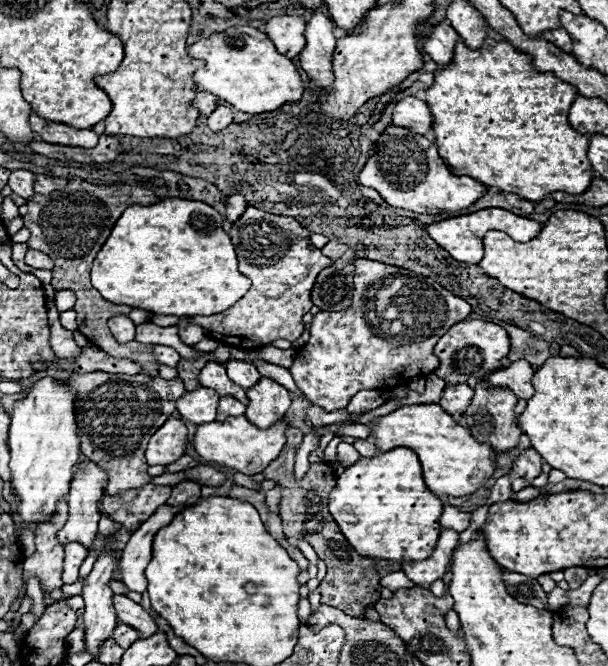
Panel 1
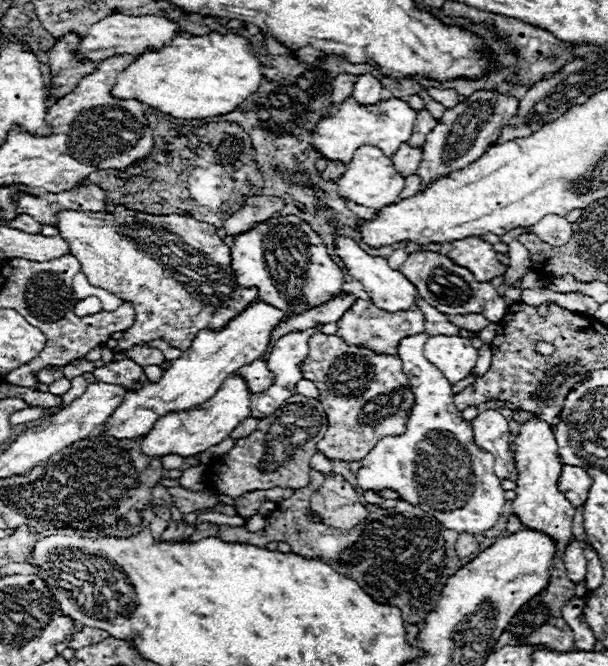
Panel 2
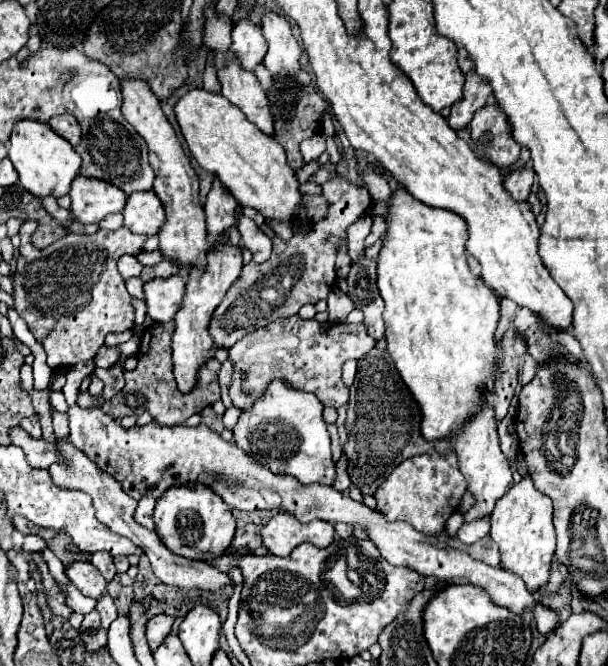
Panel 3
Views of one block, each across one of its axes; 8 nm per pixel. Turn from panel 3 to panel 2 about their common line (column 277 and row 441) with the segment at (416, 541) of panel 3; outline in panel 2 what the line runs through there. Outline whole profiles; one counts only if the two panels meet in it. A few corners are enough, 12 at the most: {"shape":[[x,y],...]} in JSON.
{"shape":[[484,410],[470,422],[476,446],[496,458],[494,474],[516,470],[508,420]]}

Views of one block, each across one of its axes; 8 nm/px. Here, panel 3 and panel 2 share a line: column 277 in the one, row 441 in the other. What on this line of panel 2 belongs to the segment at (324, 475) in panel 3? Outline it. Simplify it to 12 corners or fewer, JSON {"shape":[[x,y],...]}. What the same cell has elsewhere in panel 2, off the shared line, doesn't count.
{"shape":[[398,342],[416,402],[356,472],[448,530],[480,534],[506,502],[446,376]]}

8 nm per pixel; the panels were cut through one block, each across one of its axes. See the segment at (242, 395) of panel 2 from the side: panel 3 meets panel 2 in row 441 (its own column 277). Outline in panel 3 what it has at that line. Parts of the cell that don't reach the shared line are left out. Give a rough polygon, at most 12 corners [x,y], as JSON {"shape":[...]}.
{"shape":[[222,94],[174,114],[192,156],[242,208],[286,224],[304,210],[282,146]]}

